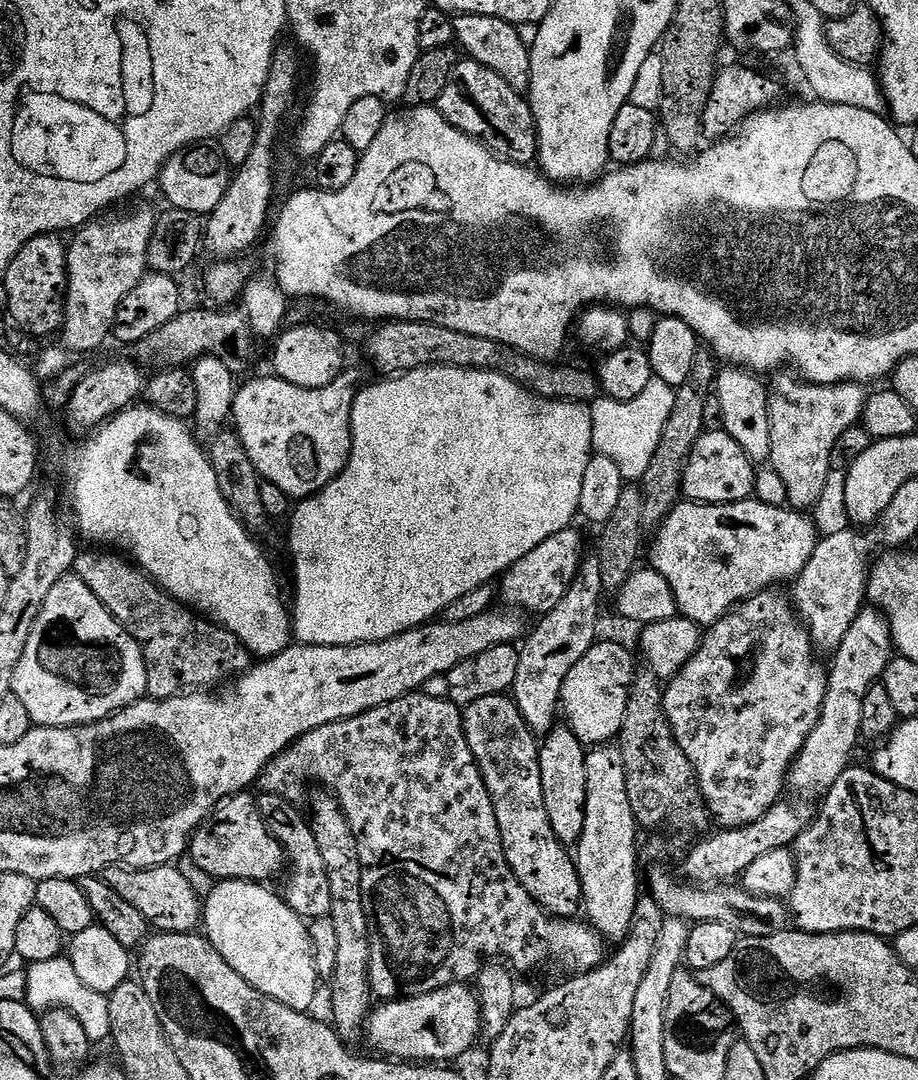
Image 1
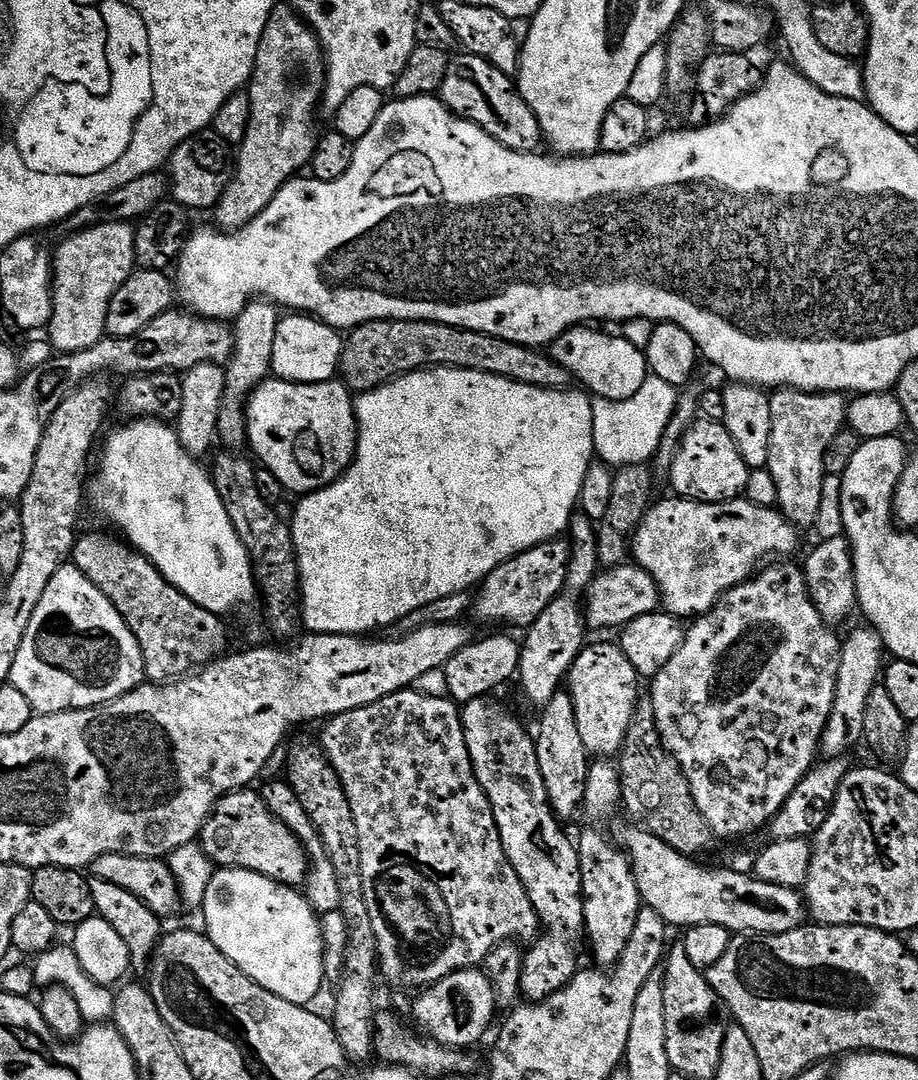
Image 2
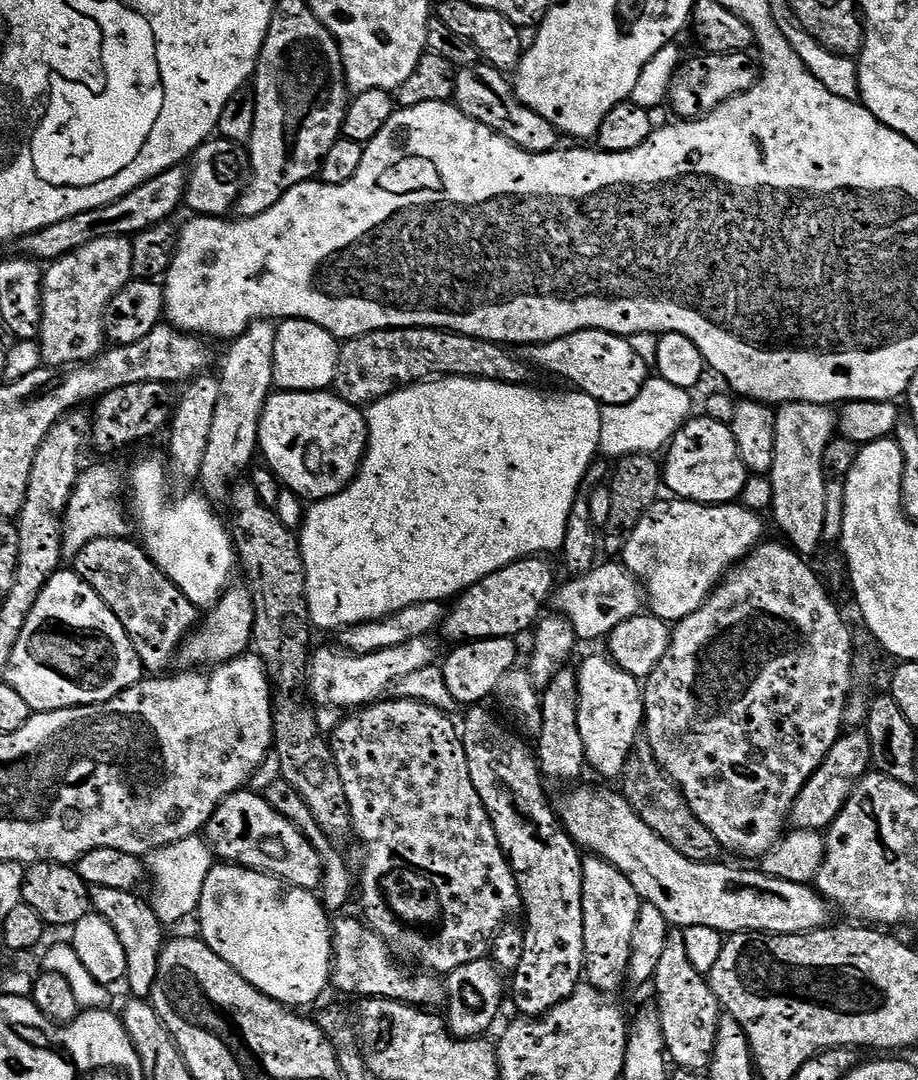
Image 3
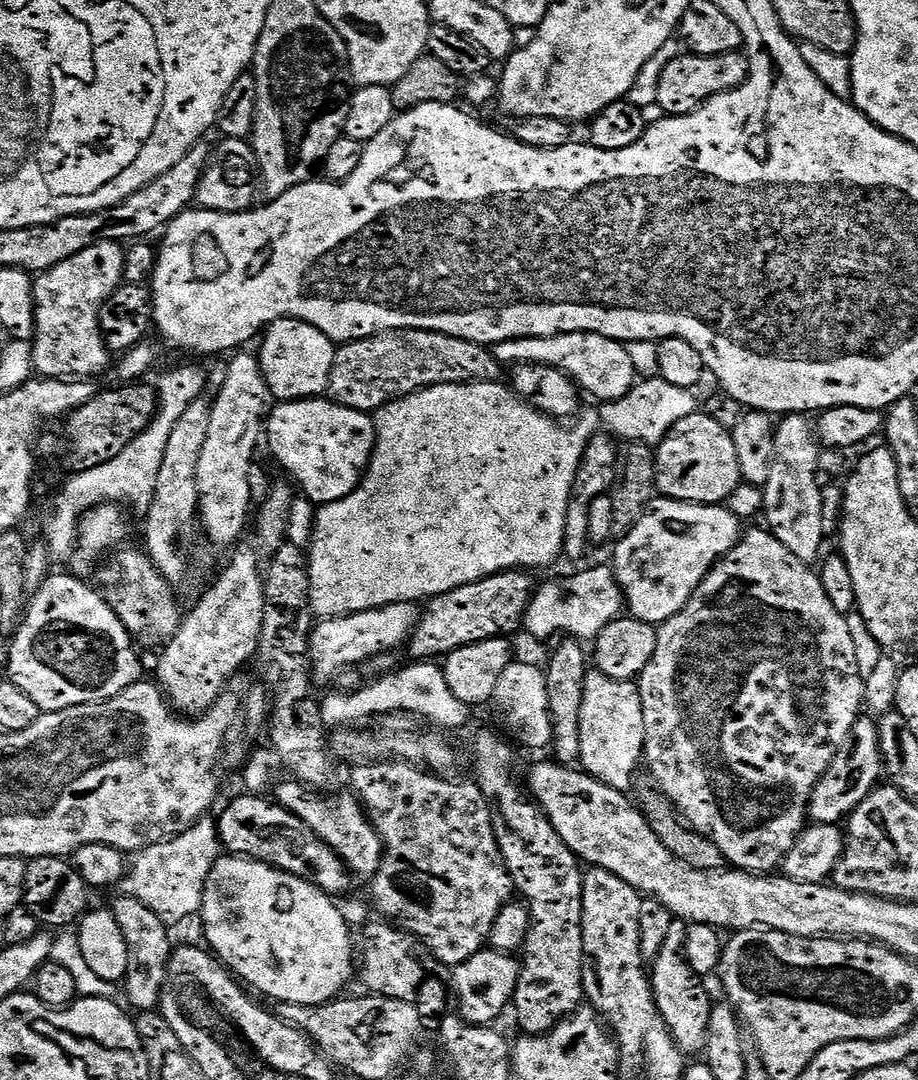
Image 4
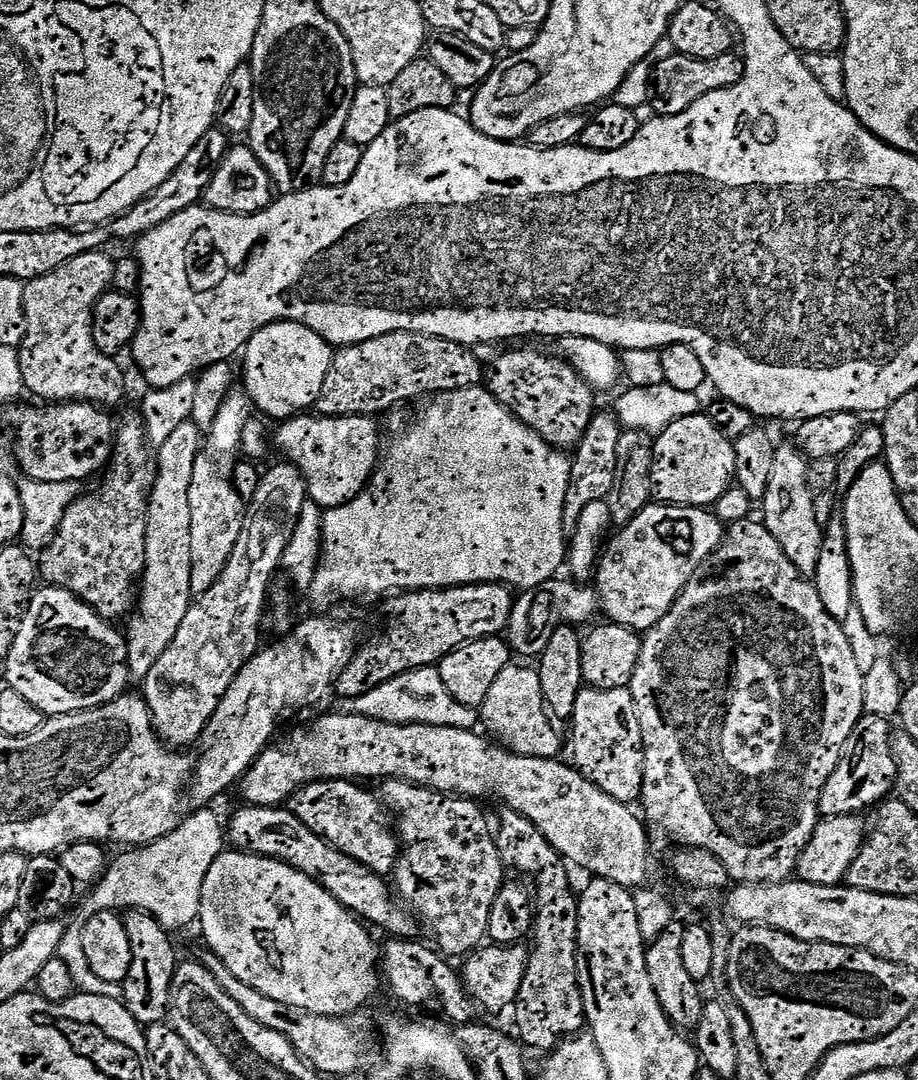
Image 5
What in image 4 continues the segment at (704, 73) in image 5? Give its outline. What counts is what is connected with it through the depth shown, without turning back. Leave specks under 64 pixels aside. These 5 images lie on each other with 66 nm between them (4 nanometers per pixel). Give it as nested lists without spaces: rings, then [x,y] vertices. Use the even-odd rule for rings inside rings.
[[[743,51],[727,52],[717,56],[681,54],[676,56],[674,62],[670,62],[662,72],[655,107],[661,108],[664,116],[685,116],[701,108],[710,98],[734,90],[747,80],[748,57]]]

